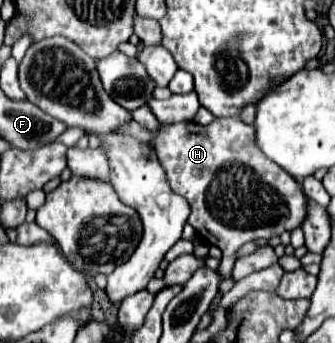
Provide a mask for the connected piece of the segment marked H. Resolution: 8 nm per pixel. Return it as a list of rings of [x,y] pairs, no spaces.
[[[214,118],[214,122],[208,126],[196,124],[192,120],[176,122],[168,128],[162,128],[154,140],[158,160],[166,170],[172,190],[184,196],[192,208],[188,224],[194,226],[204,240],[222,250],[222,264],[218,268],[222,278],[232,276],[232,266],[236,260],[234,254],[242,244],[254,238],[270,240],[274,236],[280,236],[284,230],[294,230],[306,216],[306,196],[302,192],[302,186],[292,176],[288,176],[284,168],[262,154],[262,150],[254,142],[254,132],[256,130],[252,124],[244,124],[238,118]]]

